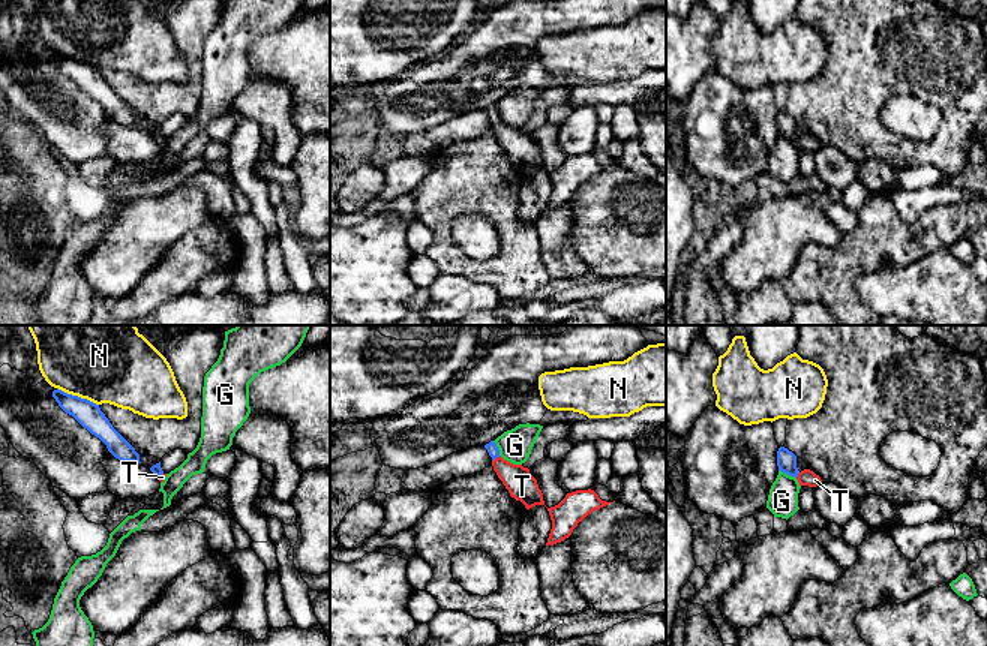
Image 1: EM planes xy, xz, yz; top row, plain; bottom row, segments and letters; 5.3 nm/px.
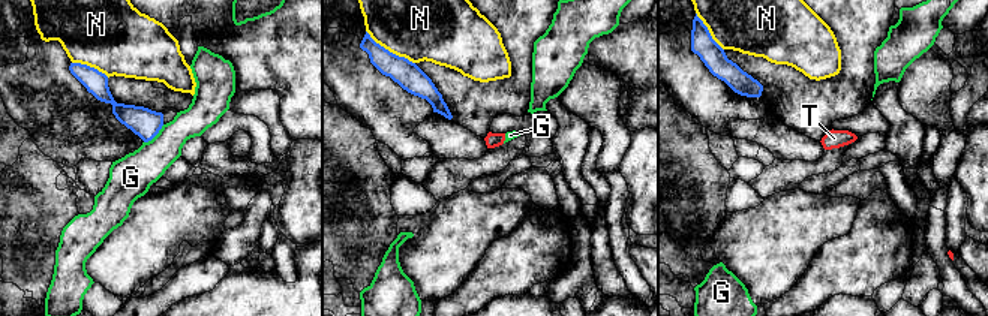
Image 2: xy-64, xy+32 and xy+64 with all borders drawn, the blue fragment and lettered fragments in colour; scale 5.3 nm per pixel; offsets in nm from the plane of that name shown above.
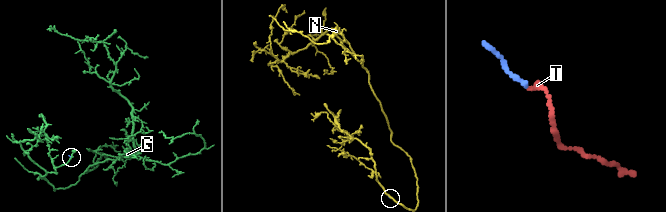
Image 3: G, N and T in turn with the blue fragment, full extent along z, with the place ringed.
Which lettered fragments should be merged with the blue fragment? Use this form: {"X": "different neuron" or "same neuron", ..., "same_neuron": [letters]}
{"G": "different neuron", "N": "different neuron", "T": "same neuron", "same_neuron": ["T"]}

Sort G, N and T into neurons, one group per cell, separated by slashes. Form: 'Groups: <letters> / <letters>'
Groups: G / N / T

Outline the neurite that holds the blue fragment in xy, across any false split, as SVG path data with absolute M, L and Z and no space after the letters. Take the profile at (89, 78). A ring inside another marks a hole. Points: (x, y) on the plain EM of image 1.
M58 52L52 55L52 61L66 78L72 79L84 93L99 102L116 123L122 126L141 127L140 118L112 91L99 69L87 63L68 58Z

